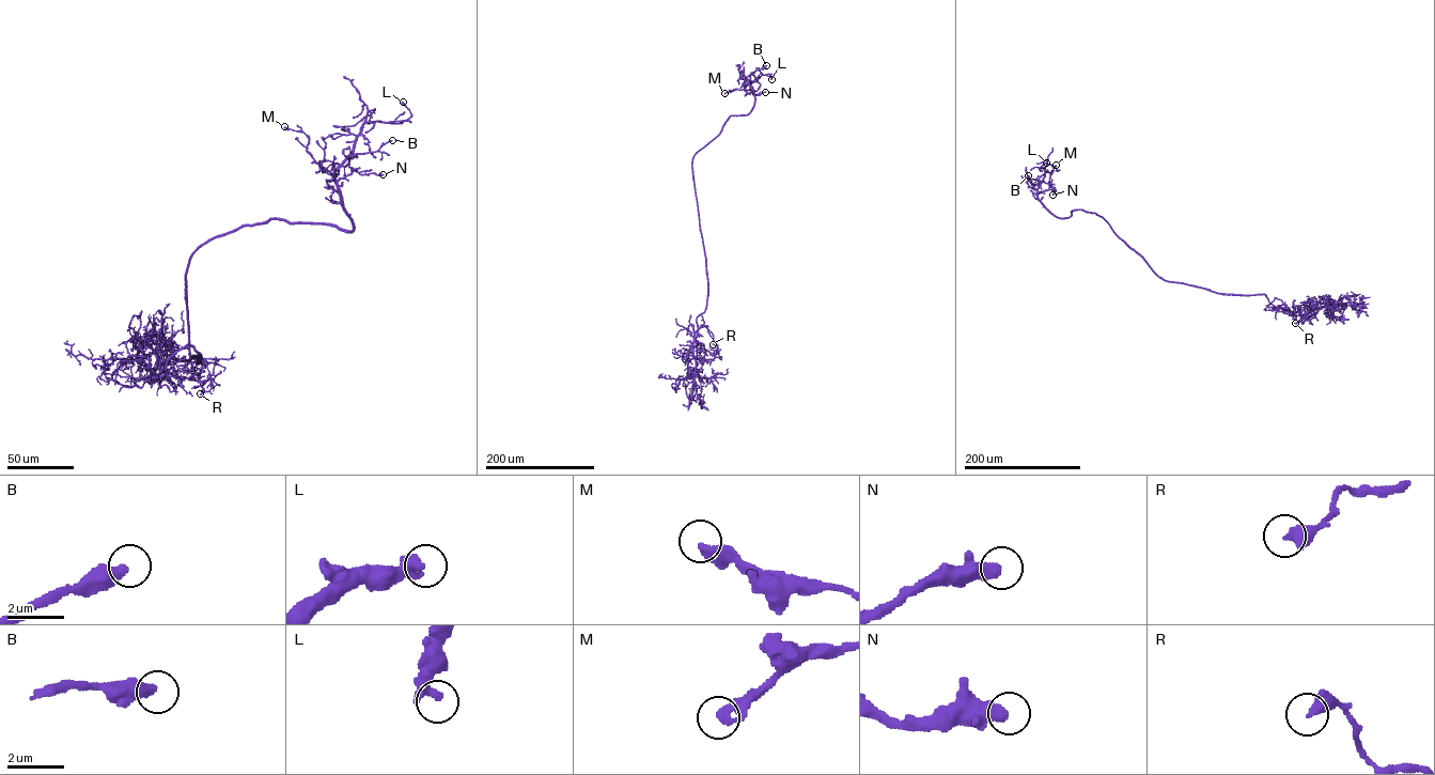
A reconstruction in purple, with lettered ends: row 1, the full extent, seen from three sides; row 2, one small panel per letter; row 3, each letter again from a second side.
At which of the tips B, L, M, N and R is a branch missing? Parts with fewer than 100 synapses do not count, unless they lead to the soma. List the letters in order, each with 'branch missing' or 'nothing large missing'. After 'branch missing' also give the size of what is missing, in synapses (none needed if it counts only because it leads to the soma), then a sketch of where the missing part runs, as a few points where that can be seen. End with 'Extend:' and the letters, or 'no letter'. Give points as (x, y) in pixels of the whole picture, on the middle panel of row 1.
B: nothing large missing
L: nothing large missing
M: nothing large missing
N: nothing large missing
R: nothing large missing
Extend: no letter

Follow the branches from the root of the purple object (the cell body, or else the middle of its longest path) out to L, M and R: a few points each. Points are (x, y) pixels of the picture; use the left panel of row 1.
L: (189, 332), (186, 277), (192, 252), (271, 218), (353, 231), (334, 170), (364, 123), (410, 117), (403, 102)
M: (189, 332), (186, 269), (202, 245), (271, 218), (353, 231), (308, 138), (284, 126)
R: (189, 332), (189, 357), (200, 360), (188, 344), (157, 377), (211, 377), (200, 393)

